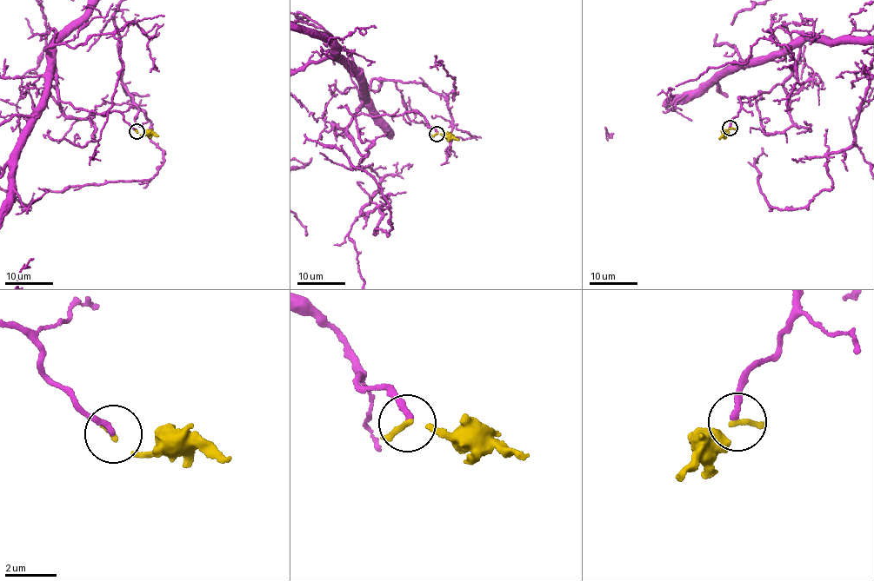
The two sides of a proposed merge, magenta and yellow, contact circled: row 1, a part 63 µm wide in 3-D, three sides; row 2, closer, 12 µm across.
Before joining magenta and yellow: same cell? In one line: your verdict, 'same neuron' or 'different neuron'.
different neuron

